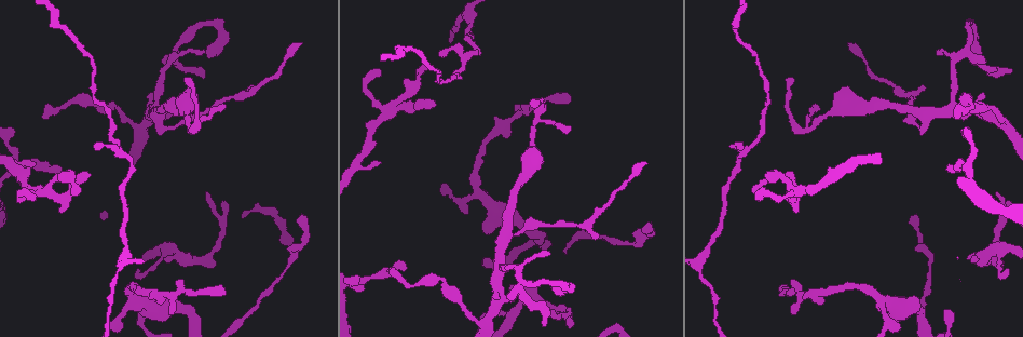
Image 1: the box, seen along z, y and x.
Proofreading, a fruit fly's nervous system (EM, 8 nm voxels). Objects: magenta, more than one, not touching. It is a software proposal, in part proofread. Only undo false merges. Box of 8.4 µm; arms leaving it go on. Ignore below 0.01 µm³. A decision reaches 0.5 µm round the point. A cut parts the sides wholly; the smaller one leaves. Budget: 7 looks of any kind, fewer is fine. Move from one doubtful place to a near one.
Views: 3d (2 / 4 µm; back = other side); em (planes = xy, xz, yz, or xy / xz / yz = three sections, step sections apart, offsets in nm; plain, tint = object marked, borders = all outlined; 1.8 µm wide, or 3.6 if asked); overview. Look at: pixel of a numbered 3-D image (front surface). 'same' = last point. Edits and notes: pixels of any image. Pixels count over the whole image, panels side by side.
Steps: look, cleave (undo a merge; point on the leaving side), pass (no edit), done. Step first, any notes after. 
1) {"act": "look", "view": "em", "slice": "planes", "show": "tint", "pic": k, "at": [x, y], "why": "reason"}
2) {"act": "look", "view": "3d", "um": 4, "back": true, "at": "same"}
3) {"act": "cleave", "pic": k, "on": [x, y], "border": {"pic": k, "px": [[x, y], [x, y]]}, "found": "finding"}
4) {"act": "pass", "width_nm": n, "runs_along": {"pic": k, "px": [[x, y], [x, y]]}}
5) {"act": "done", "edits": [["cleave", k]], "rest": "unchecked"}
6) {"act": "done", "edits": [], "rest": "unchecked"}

{"act": "look", "view": "em", "slice": "planes", "show": "tint", "pic": 1, "at": [965, 50], "why": "a fork"}

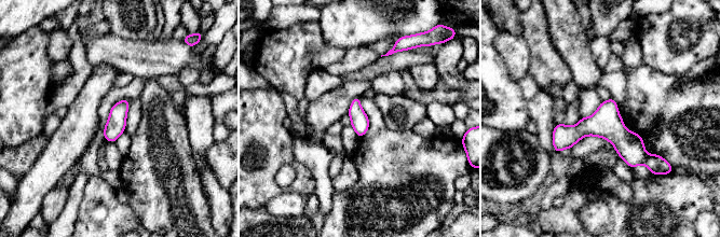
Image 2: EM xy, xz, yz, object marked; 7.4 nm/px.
{"act": "pass", "runs_along": {"pic": 2, "px": [[555, 133], [611, 128], [651, 158]]}, "found": "all the same cell"}

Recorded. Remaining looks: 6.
{"act": "look", "view": "3d", "um": 2, "pic": 1, "at": [307, 230], "why": "narrows sharply"}

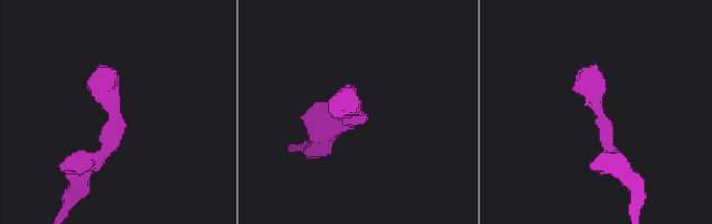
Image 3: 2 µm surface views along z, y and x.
{"act": "look", "view": "em", "slice": "planes", "show": "plain", "pic": 3, "at": [598, 114]}

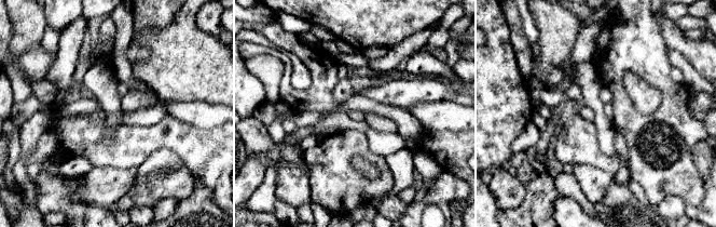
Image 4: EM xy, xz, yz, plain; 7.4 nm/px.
{"act": "look", "view": "em", "slice": "planes", "show": "tint", "at": "same"}

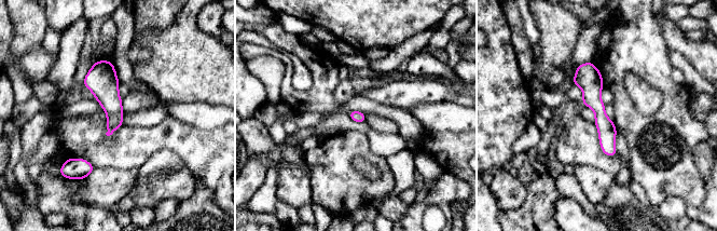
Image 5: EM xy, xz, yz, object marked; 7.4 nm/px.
{"act": "pass", "runs_along": {"pic": 5, "px": [[588, 65], [591, 97], [612, 153]]}, "found": "continuous, no second cell"}

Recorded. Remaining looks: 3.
{"act": "look", "view": "3d", "um": 4, "back": true, "pic": 1, "at": [533, 122], "why": "thin neck"}

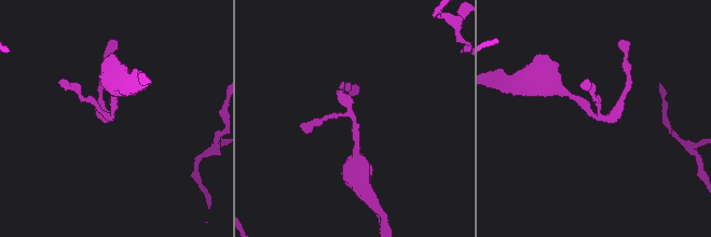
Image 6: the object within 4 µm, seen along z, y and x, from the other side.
{"act": "look", "view": "em", "um": 3.6, "slice": "xz", "step": 4, "show": "tint", "pic": 6, "at": [109, 117]}

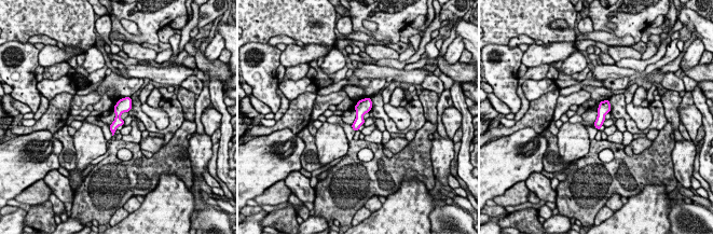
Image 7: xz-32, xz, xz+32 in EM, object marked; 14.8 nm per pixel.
{"act": "look", "view": "em", "um": 3.6, "slice": "planes", "show": "tint", "at": "same", "why": "another direction"}

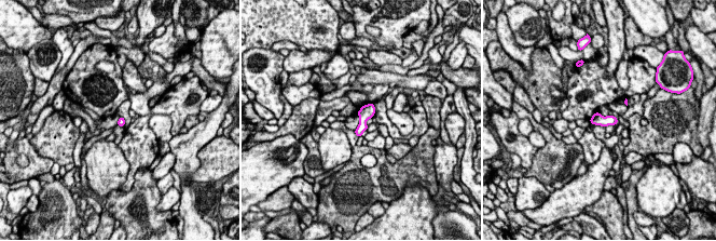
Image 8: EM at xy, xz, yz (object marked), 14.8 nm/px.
{"act": "pass", "found": "one cell here"}

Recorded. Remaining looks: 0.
{"act": "done", "edits": [], "rest": "unchecked"}

